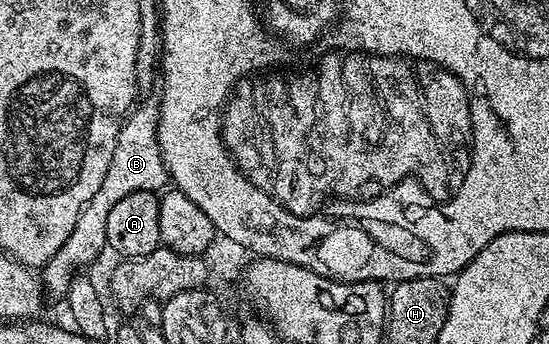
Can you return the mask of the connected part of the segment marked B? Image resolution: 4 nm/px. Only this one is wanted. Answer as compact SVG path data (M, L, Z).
M152 96L145 97L144 100L145 102L141 101L120 125L118 144L114 144L114 157L110 159L110 168L106 168L106 177L102 179L98 192L94 192L94 196L90 196L90 200L82 208L78 220L74 223L74 232L66 236L66 244L62 244L62 248L58 248L58 252L54 252L52 259L42 268L42 286L49 295L52 293L54 297L63 299L67 295L71 281L85 269L83 266L95 263L100 258L108 244L106 216L110 216L118 200L130 196L130 192L160 192L169 185L168 169L162 160L156 135L160 104Z

